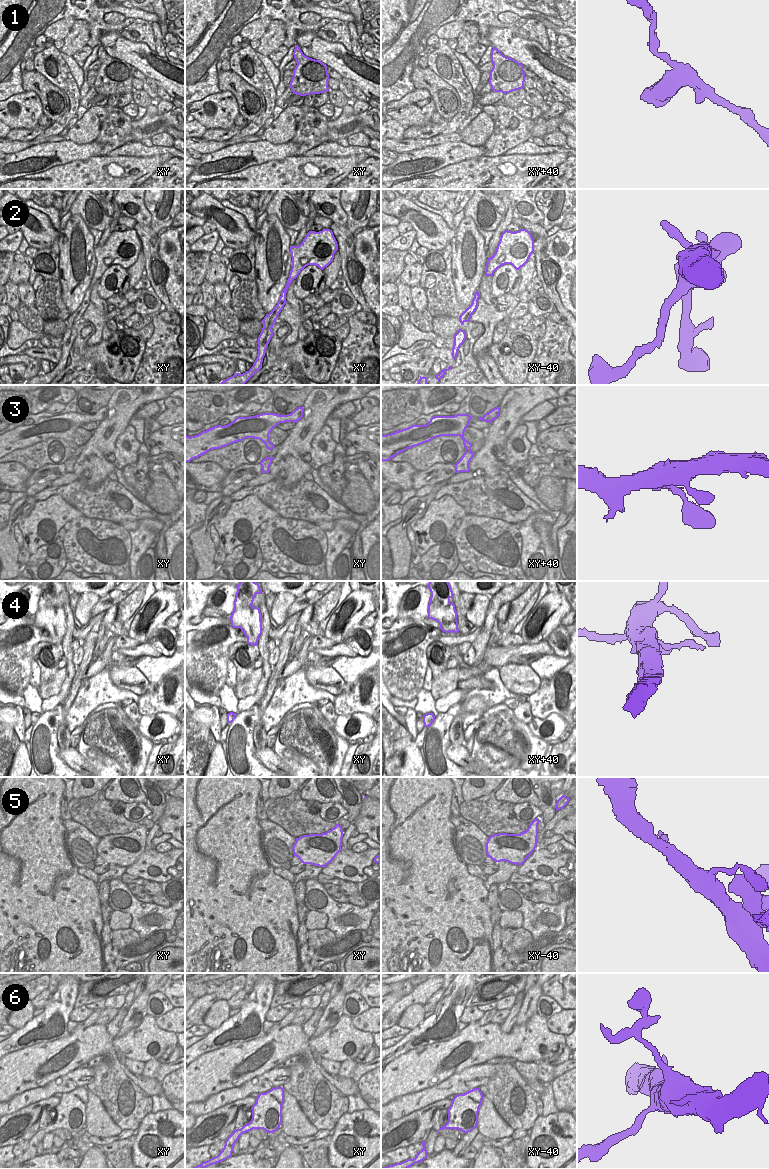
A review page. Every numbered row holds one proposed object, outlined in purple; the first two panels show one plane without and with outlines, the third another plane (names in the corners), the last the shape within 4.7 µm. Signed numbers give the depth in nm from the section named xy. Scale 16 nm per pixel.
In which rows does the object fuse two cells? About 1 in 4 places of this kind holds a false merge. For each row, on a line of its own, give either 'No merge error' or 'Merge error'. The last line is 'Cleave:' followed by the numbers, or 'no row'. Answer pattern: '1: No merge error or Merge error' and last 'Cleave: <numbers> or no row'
1: No merge error
2: No merge error
3: No merge error
4: No merge error
5: No merge error
6: No merge error
Cleave: no row.

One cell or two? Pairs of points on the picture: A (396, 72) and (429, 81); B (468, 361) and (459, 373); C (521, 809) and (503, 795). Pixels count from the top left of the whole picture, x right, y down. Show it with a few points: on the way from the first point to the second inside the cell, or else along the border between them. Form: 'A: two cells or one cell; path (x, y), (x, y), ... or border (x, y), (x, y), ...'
A: two cells; border (413, 66), (411, 80), (415, 88)
B: one cell; path (468, 364), (462, 370)
C: two cells; border (514, 803), (530, 802), (537, 807)

